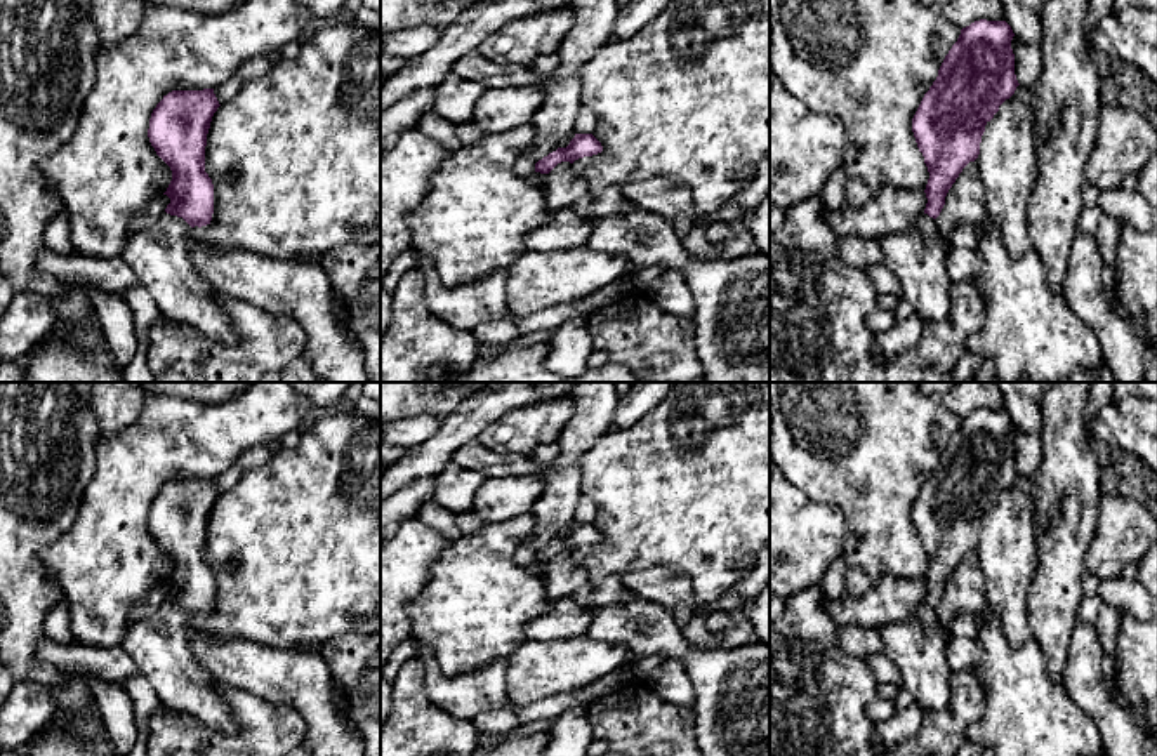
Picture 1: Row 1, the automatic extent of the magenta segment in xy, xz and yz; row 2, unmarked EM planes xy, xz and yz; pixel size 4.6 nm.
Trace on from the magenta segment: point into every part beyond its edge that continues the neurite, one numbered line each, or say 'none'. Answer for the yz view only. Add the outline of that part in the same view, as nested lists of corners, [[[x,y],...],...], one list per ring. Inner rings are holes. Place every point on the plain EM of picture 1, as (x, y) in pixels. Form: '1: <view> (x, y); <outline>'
1: yz (916, 645); [[[922,601],[909,617],[888,622],[877,633],[914,702],[924,711],[945,709],[952,693],[952,669],[945,653],[949,636],[936,608]]]

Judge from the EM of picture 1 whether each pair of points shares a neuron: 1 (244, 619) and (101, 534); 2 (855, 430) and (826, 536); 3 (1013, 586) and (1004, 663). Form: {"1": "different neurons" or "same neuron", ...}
{"1": "different neurons", "2": "different neurons", "3": "different neurons"}

